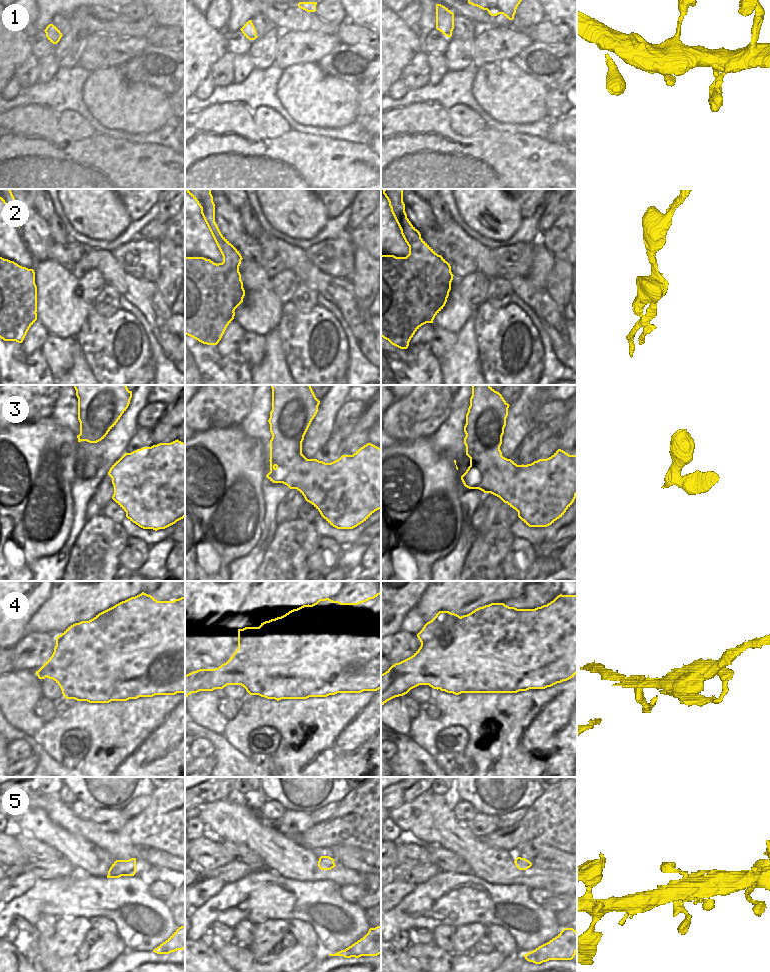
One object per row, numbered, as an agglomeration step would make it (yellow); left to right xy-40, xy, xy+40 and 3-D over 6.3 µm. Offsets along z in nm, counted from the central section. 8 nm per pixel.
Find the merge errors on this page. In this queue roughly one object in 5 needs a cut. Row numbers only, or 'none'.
2, 4

